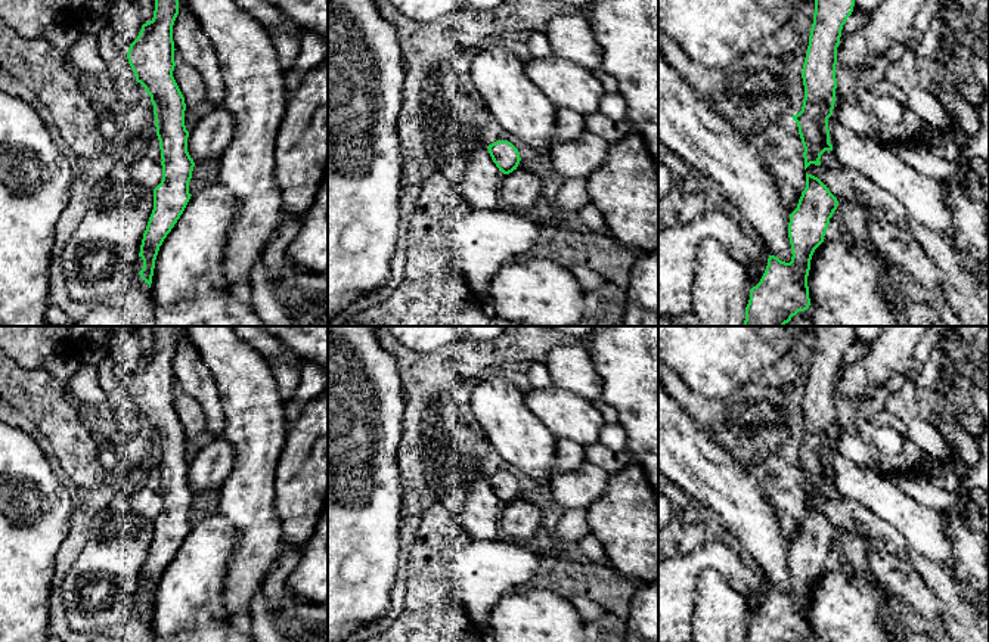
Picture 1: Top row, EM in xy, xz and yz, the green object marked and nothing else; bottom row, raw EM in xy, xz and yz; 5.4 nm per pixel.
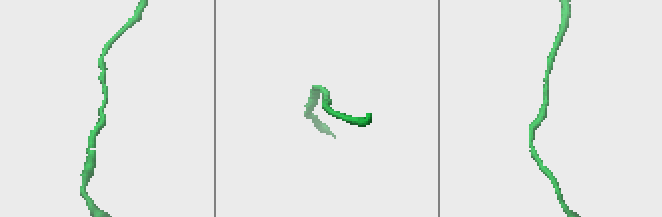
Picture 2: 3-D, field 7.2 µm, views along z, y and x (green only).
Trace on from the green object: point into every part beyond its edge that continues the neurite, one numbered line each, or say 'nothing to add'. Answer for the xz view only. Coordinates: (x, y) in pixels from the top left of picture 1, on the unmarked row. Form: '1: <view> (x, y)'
nothing to add

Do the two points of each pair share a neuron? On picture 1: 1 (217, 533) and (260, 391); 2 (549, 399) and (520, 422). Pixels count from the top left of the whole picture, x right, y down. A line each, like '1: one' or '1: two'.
1: two
2: two

